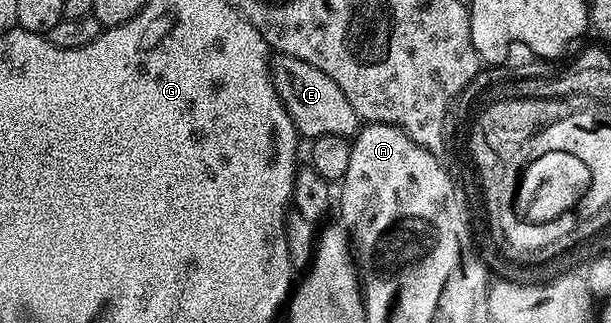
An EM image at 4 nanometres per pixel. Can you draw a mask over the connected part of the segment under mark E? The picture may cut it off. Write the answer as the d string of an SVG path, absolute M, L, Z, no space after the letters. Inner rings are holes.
M276 55L269 64L271 81L279 95L279 101L285 106L289 118L293 118L295 128L300 137L314 142L321 136L354 137L361 127L361 121L357 110L349 106L349 98L341 94L341 86L317 70L317 66L309 66L309 62L301 62L301 58ZM276 59L276 60L275 60Z

